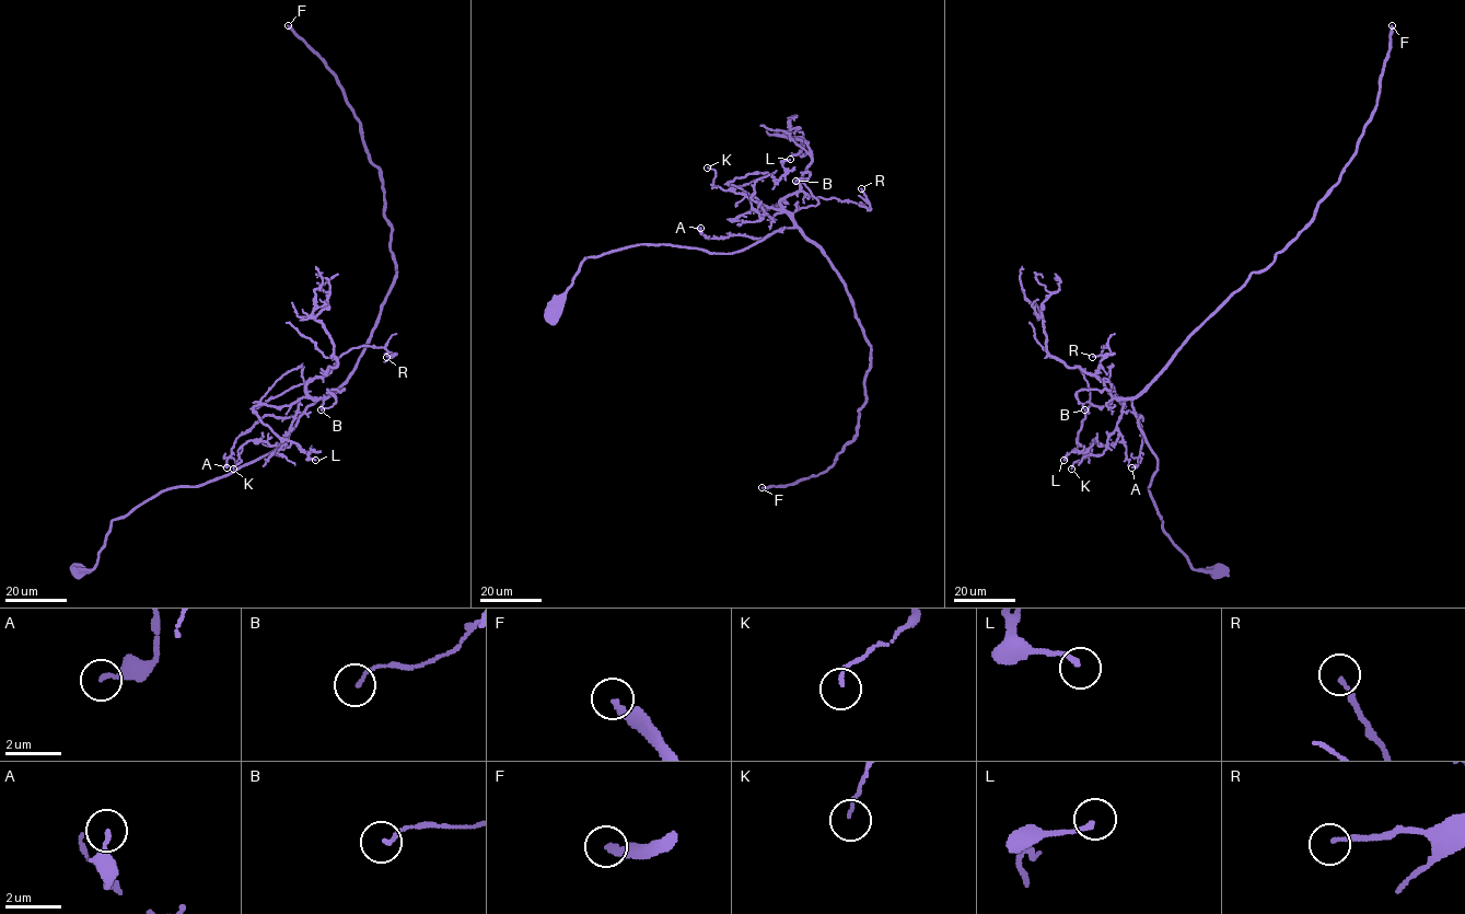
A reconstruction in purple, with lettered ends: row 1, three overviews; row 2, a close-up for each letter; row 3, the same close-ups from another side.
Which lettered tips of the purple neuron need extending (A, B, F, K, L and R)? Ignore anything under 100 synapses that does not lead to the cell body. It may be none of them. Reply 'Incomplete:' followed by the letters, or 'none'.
Incomplete: F

